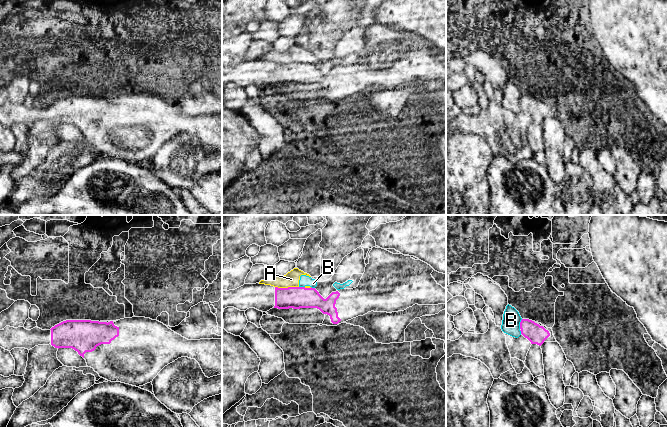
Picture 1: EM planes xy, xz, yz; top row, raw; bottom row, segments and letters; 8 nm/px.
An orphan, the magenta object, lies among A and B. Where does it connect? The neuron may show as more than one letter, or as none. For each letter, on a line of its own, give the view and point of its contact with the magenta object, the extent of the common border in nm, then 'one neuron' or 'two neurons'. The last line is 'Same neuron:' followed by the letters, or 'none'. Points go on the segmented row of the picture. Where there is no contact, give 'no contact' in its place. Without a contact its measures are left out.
A: xz (288, 287) | 190 nm | two neurons
B: yz (520, 324) | 80 nm | two neurons
Same neuron: none

